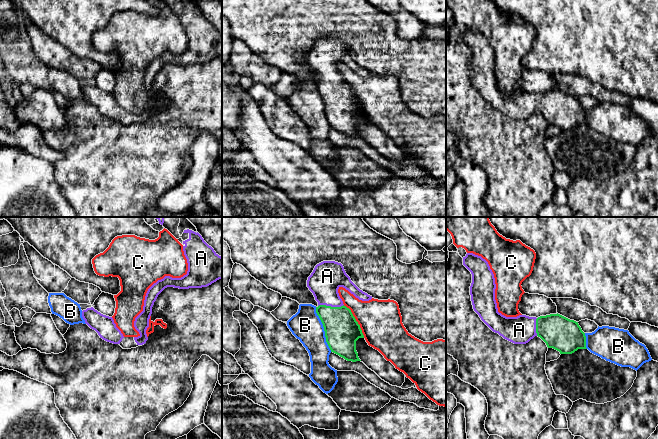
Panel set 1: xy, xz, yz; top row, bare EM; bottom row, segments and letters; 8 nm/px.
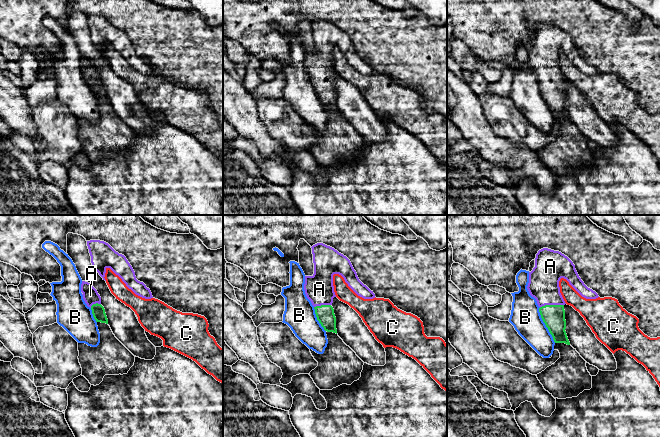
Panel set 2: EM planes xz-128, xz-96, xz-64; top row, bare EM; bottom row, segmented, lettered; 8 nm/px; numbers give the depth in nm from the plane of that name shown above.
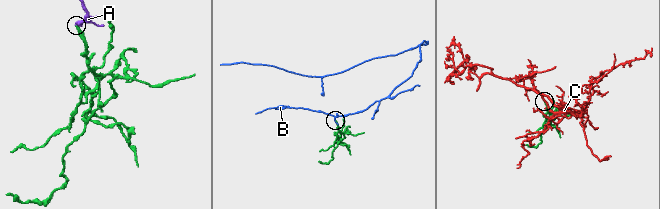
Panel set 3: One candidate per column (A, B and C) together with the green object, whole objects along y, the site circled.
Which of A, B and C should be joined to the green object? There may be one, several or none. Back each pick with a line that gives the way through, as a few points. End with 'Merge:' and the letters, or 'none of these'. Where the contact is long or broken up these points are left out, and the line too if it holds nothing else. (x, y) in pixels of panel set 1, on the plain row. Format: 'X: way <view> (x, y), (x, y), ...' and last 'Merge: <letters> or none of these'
A: way xz (342, 106), (330, 82), (327, 72), (327, 52)
Merge: A

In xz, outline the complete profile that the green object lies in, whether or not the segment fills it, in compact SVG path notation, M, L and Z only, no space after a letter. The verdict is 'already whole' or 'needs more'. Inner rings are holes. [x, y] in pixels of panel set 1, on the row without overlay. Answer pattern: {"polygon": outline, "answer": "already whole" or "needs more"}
{"polygon": "M335 37L317 40L308 53L307 63L318 78L316 89L323 100L331 128L347 137L361 137L356 117L364 111L351 86L343 80L338 65L343 63L362 77L369 77L372 72L360 66L346 50L343 41Z", "answer": "needs more"}

